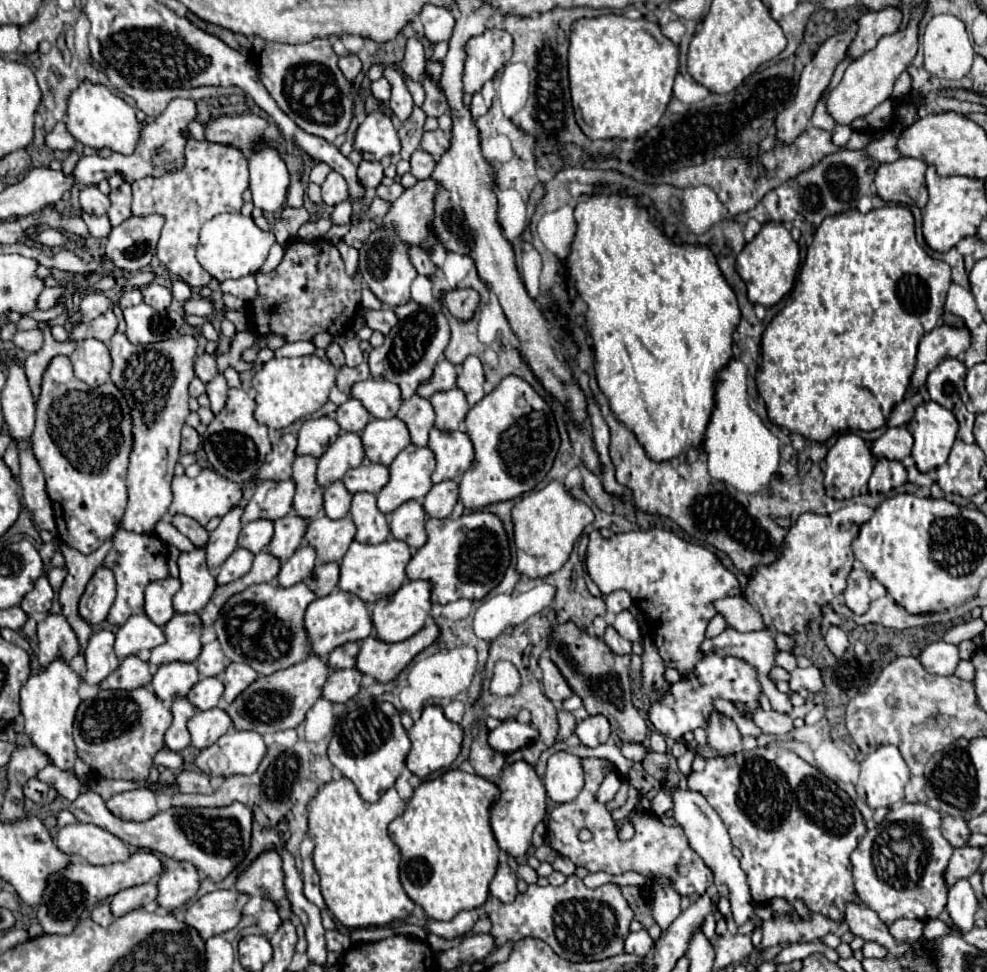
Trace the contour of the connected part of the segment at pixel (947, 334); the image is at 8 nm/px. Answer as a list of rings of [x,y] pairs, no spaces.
[[[935,327],[931,333],[927,333],[921,343],[919,343],[919,351],[917,351],[917,365],[911,377],[911,385],[909,391],[917,393],[919,387],[925,385],[927,375],[947,357],[957,357],[959,353],[967,351],[967,347],[971,345],[971,335],[965,327]]]

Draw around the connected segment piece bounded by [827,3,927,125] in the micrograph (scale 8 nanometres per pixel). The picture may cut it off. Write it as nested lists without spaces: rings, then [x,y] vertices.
[[[917,3],[915,7],[911,7],[911,19],[909,19],[907,29],[901,29],[887,37],[881,37],[875,49],[867,51],[861,59],[851,61],[851,65],[847,67],[847,71],[843,75],[843,81],[833,89],[833,93],[829,95],[829,101],[827,101],[827,111],[837,123],[849,125],[853,119],[865,117],[877,105],[881,105],[885,99],[891,97],[895,81],[907,69],[907,65],[915,59],[917,43],[919,43],[917,41],[919,39],[919,23],[925,15],[925,7],[927,7],[925,3]]]

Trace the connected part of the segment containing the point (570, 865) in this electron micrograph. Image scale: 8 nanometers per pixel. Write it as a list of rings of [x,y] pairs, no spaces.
[[[558,855],[552,863],[554,870],[561,871],[567,877],[573,875],[576,870],[576,865],[567,857]]]

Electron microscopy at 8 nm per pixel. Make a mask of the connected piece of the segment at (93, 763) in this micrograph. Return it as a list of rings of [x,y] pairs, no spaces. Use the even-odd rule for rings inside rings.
[[[147,687],[133,691],[99,691],[95,699],[81,701],[73,739],[77,755],[83,759],[97,777],[103,779],[147,779],[157,751],[165,747],[163,735],[171,725],[173,715]]]

